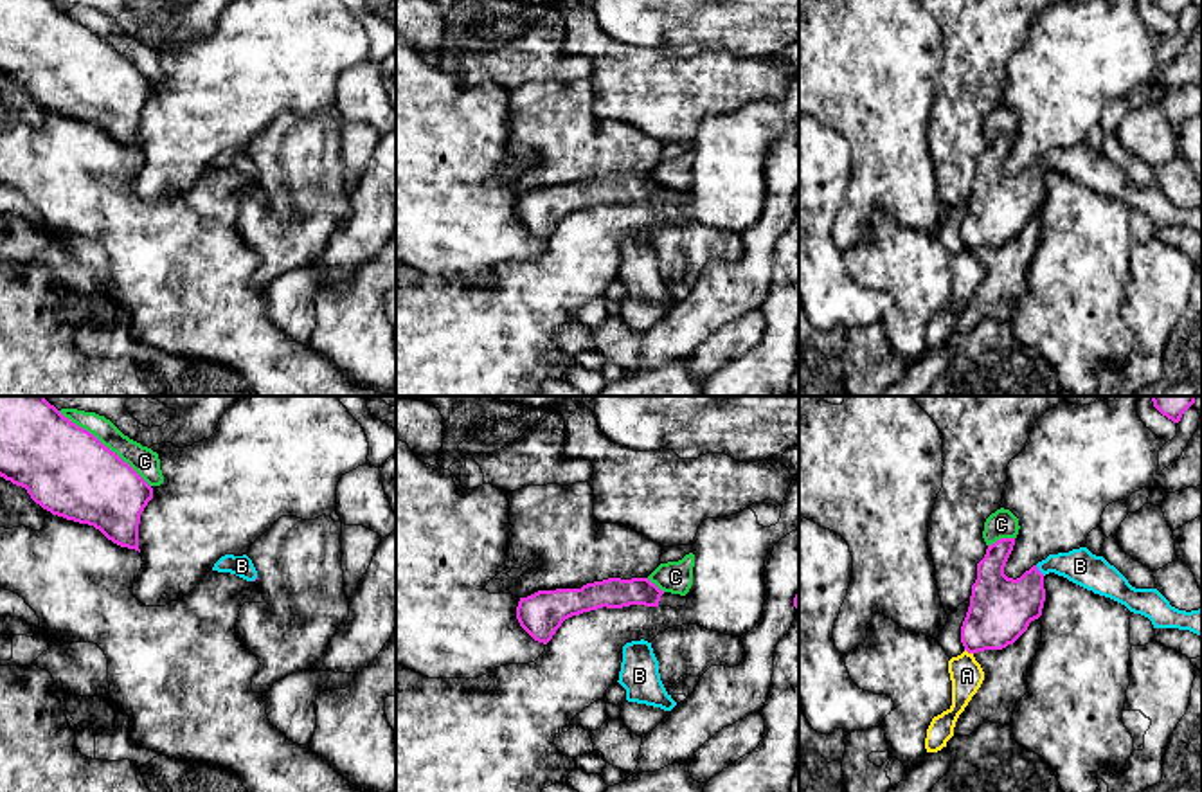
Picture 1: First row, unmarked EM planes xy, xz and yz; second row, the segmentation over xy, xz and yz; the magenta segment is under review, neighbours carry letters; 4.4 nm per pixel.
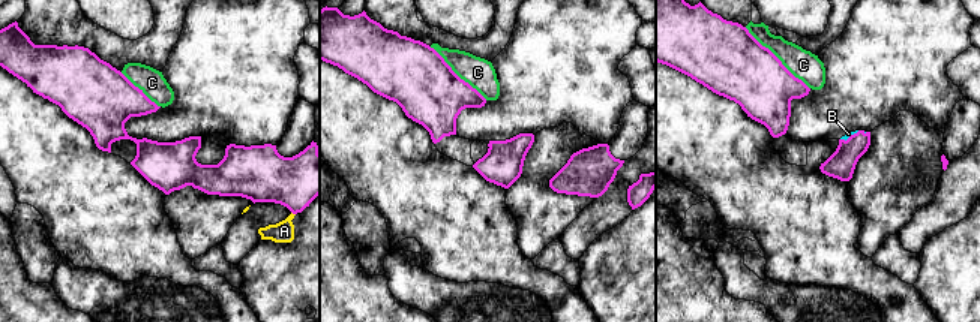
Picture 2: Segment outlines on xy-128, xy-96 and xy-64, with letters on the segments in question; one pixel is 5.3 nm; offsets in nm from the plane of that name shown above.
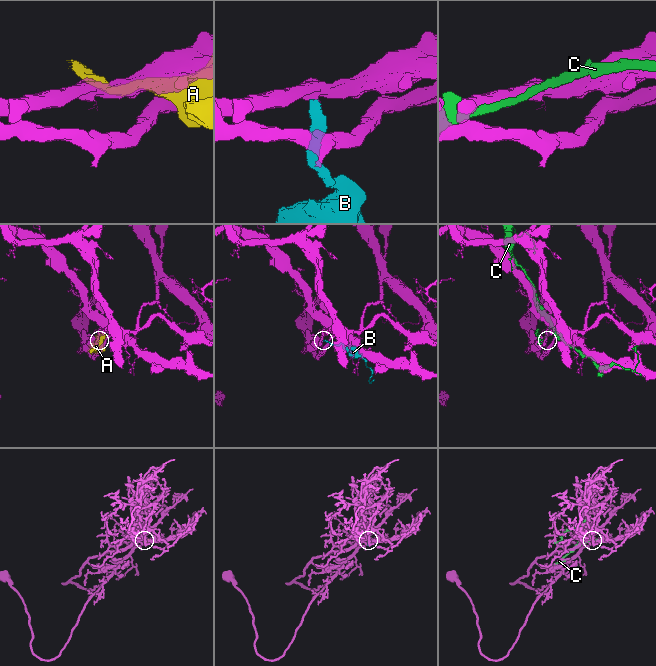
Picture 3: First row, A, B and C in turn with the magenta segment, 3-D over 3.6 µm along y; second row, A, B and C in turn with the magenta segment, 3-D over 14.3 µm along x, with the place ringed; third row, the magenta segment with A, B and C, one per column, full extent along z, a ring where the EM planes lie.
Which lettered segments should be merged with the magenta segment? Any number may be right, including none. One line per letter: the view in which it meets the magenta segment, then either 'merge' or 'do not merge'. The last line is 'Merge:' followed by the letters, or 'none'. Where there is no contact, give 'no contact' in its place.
A: contact in yz; do not merge
B: contact in yz; merge
C: contact in xy; do not merge
Merge: B

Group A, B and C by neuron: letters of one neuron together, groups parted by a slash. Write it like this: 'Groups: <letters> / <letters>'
Groups: A / B / C

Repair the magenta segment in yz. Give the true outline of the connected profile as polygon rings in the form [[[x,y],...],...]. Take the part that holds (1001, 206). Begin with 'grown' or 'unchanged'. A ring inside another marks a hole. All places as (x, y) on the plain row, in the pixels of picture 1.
grown; [[[1000,135],[988,142],[977,160],[977,176],[961,223],[961,239],[968,250],[1013,241],[1042,212],[1044,173],[1049,169],[1125,202],[1148,214],[1153,225],[1189,227],[1202,234],[1202,205],[1179,207],[1157,185],[1132,184],[1114,162],[1087,144],[1049,151],[1020,175],[1008,175],[1004,164],[1013,142],[1015,135]]]

